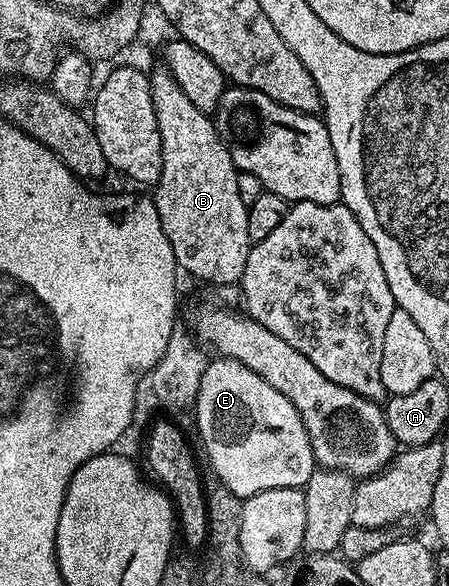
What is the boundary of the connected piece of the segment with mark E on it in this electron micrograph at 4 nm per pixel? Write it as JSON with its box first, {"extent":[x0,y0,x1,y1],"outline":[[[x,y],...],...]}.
{"extent":[194,358,318,498],"outline":[[[212,358],[207,361],[194,405],[195,412],[196,428],[204,443],[203,455],[211,465],[211,470],[218,474],[220,481],[235,496],[247,498],[262,490],[275,488],[303,489],[318,467],[314,450],[310,446],[310,434],[306,434],[306,426],[294,402],[290,402],[286,394],[278,394],[270,382],[254,374],[254,370],[250,370],[240,360]]]}

